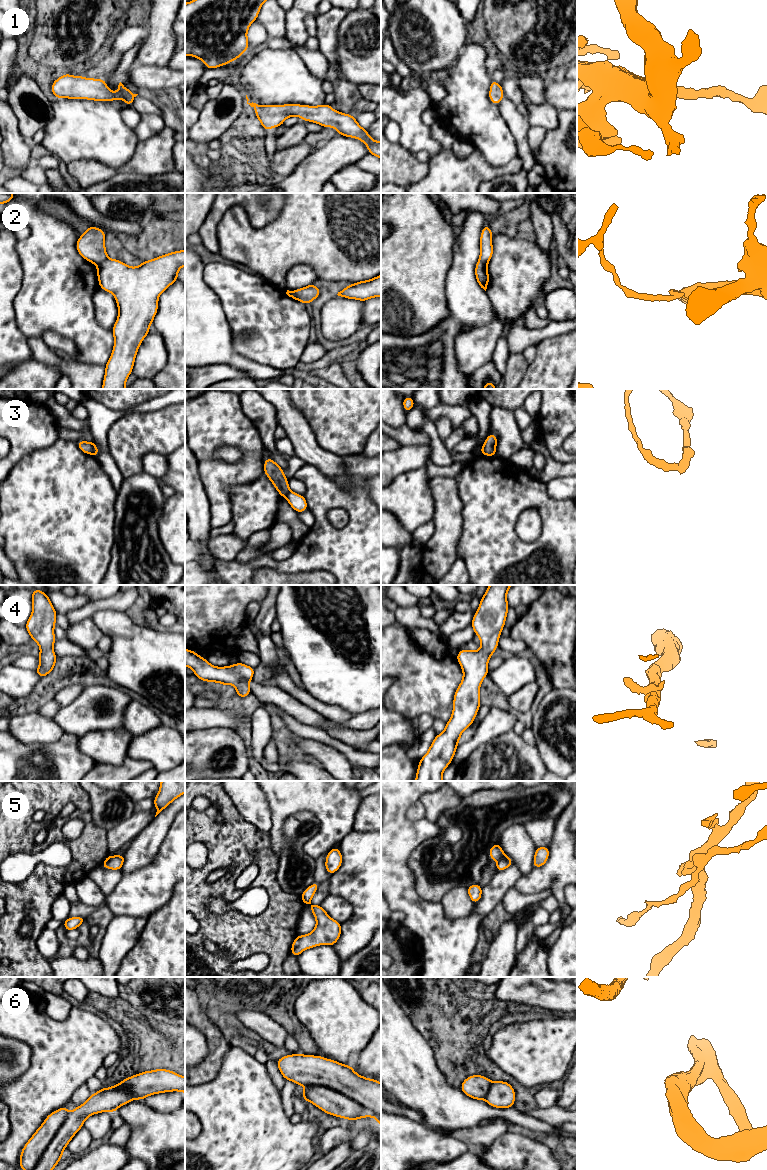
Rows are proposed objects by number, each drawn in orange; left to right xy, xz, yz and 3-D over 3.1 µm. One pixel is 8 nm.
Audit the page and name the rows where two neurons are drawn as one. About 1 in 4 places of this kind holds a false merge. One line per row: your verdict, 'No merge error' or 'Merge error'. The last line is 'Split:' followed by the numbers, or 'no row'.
1: No merge error
2: Merge error
3: Merge error
4: No merge error
5: Merge error
6: No merge error
Split: 2, 3, 5

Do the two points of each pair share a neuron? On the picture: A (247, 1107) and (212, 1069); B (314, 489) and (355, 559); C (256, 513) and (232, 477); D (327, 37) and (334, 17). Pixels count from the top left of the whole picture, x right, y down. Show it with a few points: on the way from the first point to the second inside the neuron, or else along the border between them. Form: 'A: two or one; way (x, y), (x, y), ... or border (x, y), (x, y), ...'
A: two; border (227, 1052), (219, 1072), (211, 1080), (197, 1085)
B: one; way (320, 506), (321, 525), (338, 542)
C: two; border (259, 476), (231, 490), (231, 508)
D: one; way (327, 32), (327, 24), (329, 22)

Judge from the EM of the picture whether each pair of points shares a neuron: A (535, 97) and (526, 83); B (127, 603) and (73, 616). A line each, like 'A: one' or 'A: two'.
A: one
B: one

